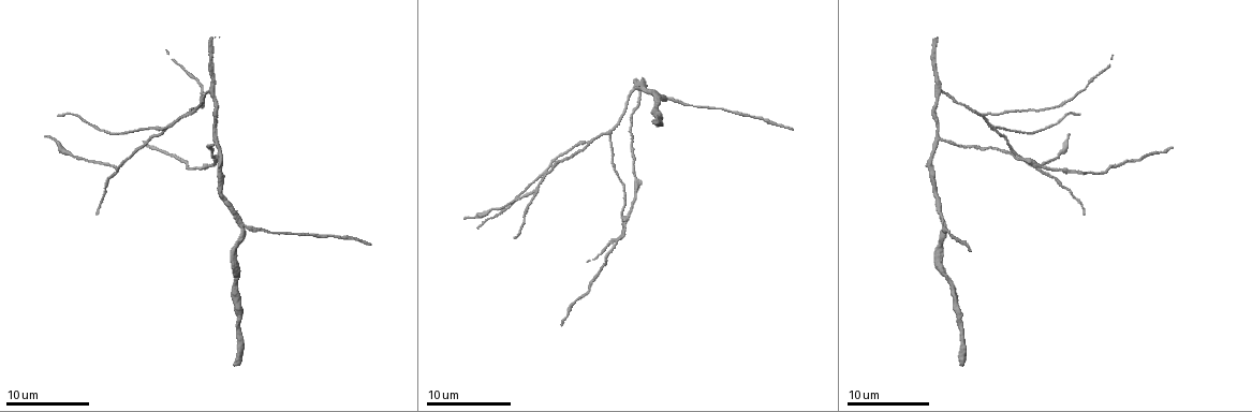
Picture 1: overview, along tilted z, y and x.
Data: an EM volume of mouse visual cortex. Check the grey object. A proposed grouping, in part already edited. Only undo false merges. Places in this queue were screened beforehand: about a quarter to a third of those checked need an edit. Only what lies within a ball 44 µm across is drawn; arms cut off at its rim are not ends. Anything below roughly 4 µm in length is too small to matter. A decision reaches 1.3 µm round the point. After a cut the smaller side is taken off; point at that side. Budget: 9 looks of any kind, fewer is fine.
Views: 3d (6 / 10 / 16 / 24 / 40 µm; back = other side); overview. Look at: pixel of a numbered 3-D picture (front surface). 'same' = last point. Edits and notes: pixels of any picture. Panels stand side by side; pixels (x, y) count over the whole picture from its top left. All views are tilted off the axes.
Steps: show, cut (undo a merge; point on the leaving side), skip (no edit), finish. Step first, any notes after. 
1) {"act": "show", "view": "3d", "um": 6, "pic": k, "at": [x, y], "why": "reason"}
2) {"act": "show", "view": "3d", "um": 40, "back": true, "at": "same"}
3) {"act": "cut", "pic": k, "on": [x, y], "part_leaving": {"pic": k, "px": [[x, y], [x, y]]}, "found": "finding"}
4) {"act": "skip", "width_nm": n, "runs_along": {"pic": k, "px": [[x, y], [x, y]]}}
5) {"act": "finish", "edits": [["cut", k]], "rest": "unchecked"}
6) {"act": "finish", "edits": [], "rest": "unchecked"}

{"act": "show", "view": "3d", "um": 16, "pic": 1, "at": [216, 140], "why": "three arms meet"}

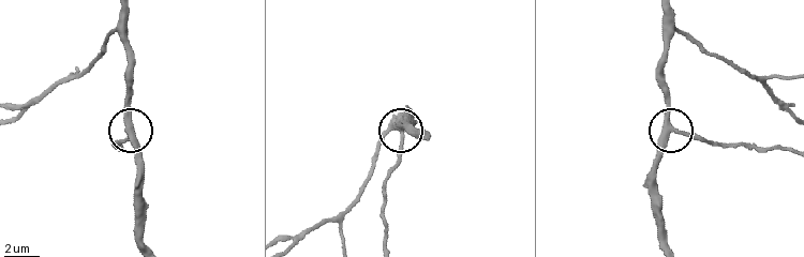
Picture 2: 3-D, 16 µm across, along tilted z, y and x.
{"act": "show", "view": "3d", "um": 6, "pic": 2, "at": [133, 131]}

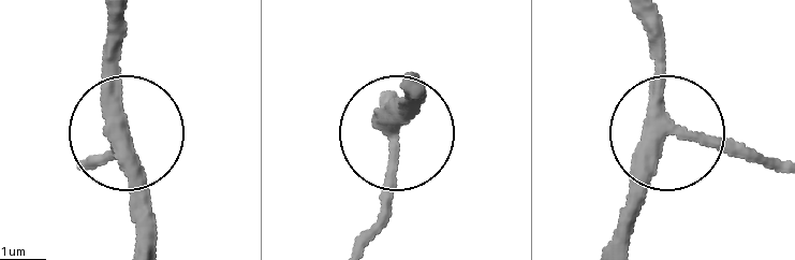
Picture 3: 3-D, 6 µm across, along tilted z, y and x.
{"act": "skip", "width_nm": 340, "runs_along": {"pic": 3, "px": [[117, 59], [140, 226]]}, "found": "all the same neuron"}

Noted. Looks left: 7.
{"act": "show", "view": "3d", "um": 6, "pic": 1, "at": [248, 229], "why": "branch point"}

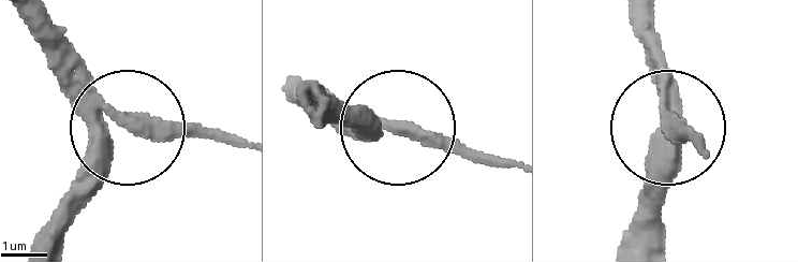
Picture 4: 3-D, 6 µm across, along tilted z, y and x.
{"act": "skip", "arms": 3, "found": "one neuron here"}

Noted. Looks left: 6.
{"act": "show", "view": "3d", "um": 16, "pic": 1, "at": [207, 90], "why": "three arms meet"}

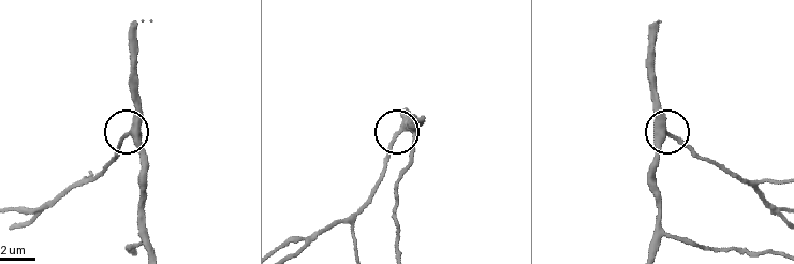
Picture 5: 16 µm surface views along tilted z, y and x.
{"act": "skip", "width_nm": 310, "runs_along": {"pic": 5, "px": [[144, 204], [143, 154], [129, 132], [135, 115], [134, 77]]}, "found": "continuous, no second neuron"}

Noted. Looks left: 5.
{"act": "show", "view": "3d", "um": 10, "pic": 1, "at": [585, 148], "why": "three arms meet"}

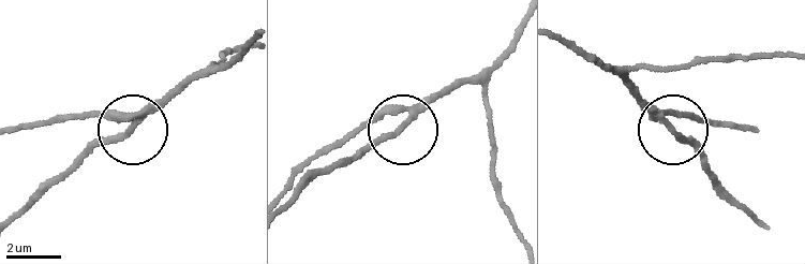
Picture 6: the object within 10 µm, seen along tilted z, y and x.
{"act": "skip", "side_arm_um": 18, "runs_along": {"pic": 6, "px": [[518, 31], [407, 125], [381, 113], [348, 131]]}, "found": "all the same neuron"}

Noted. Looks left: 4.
{"act": "finish", "edits": [], "rest": "unchecked"}

